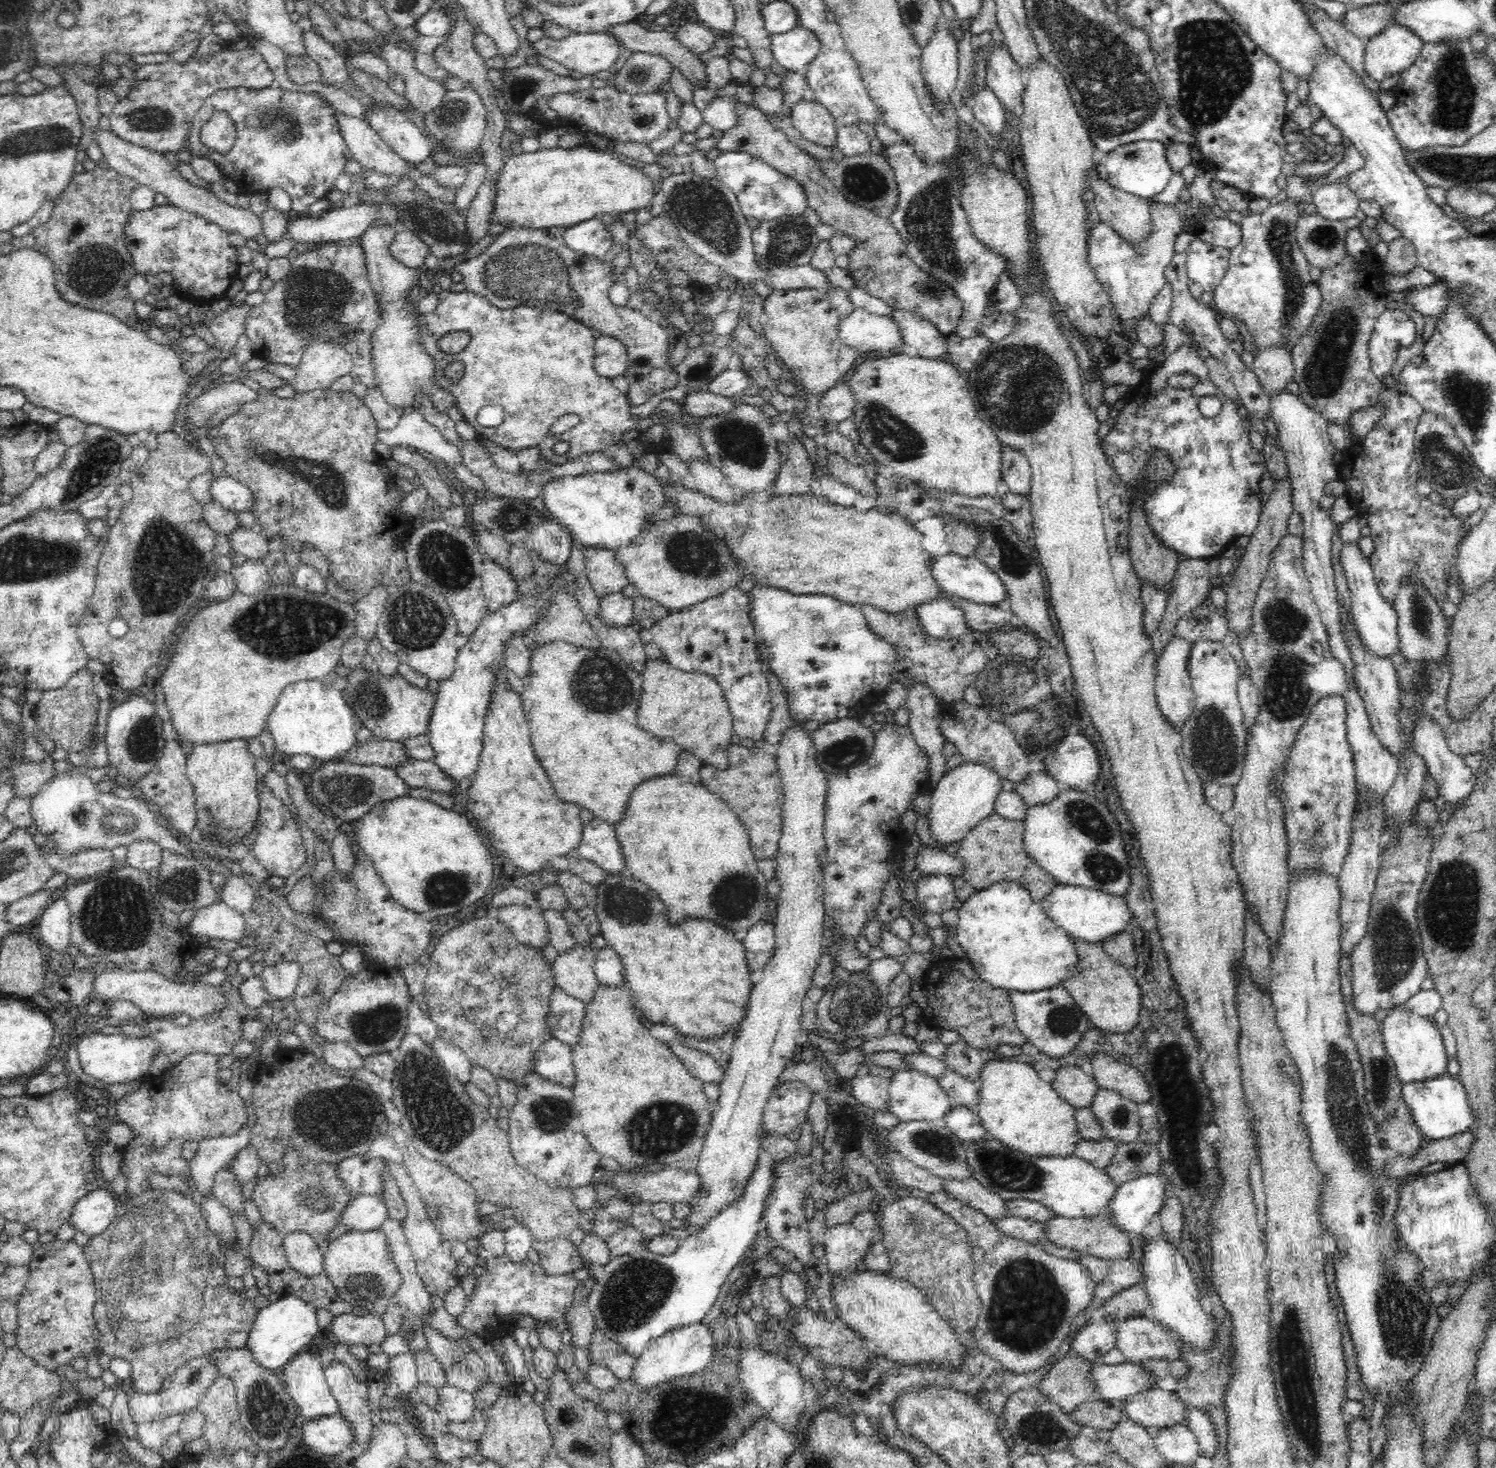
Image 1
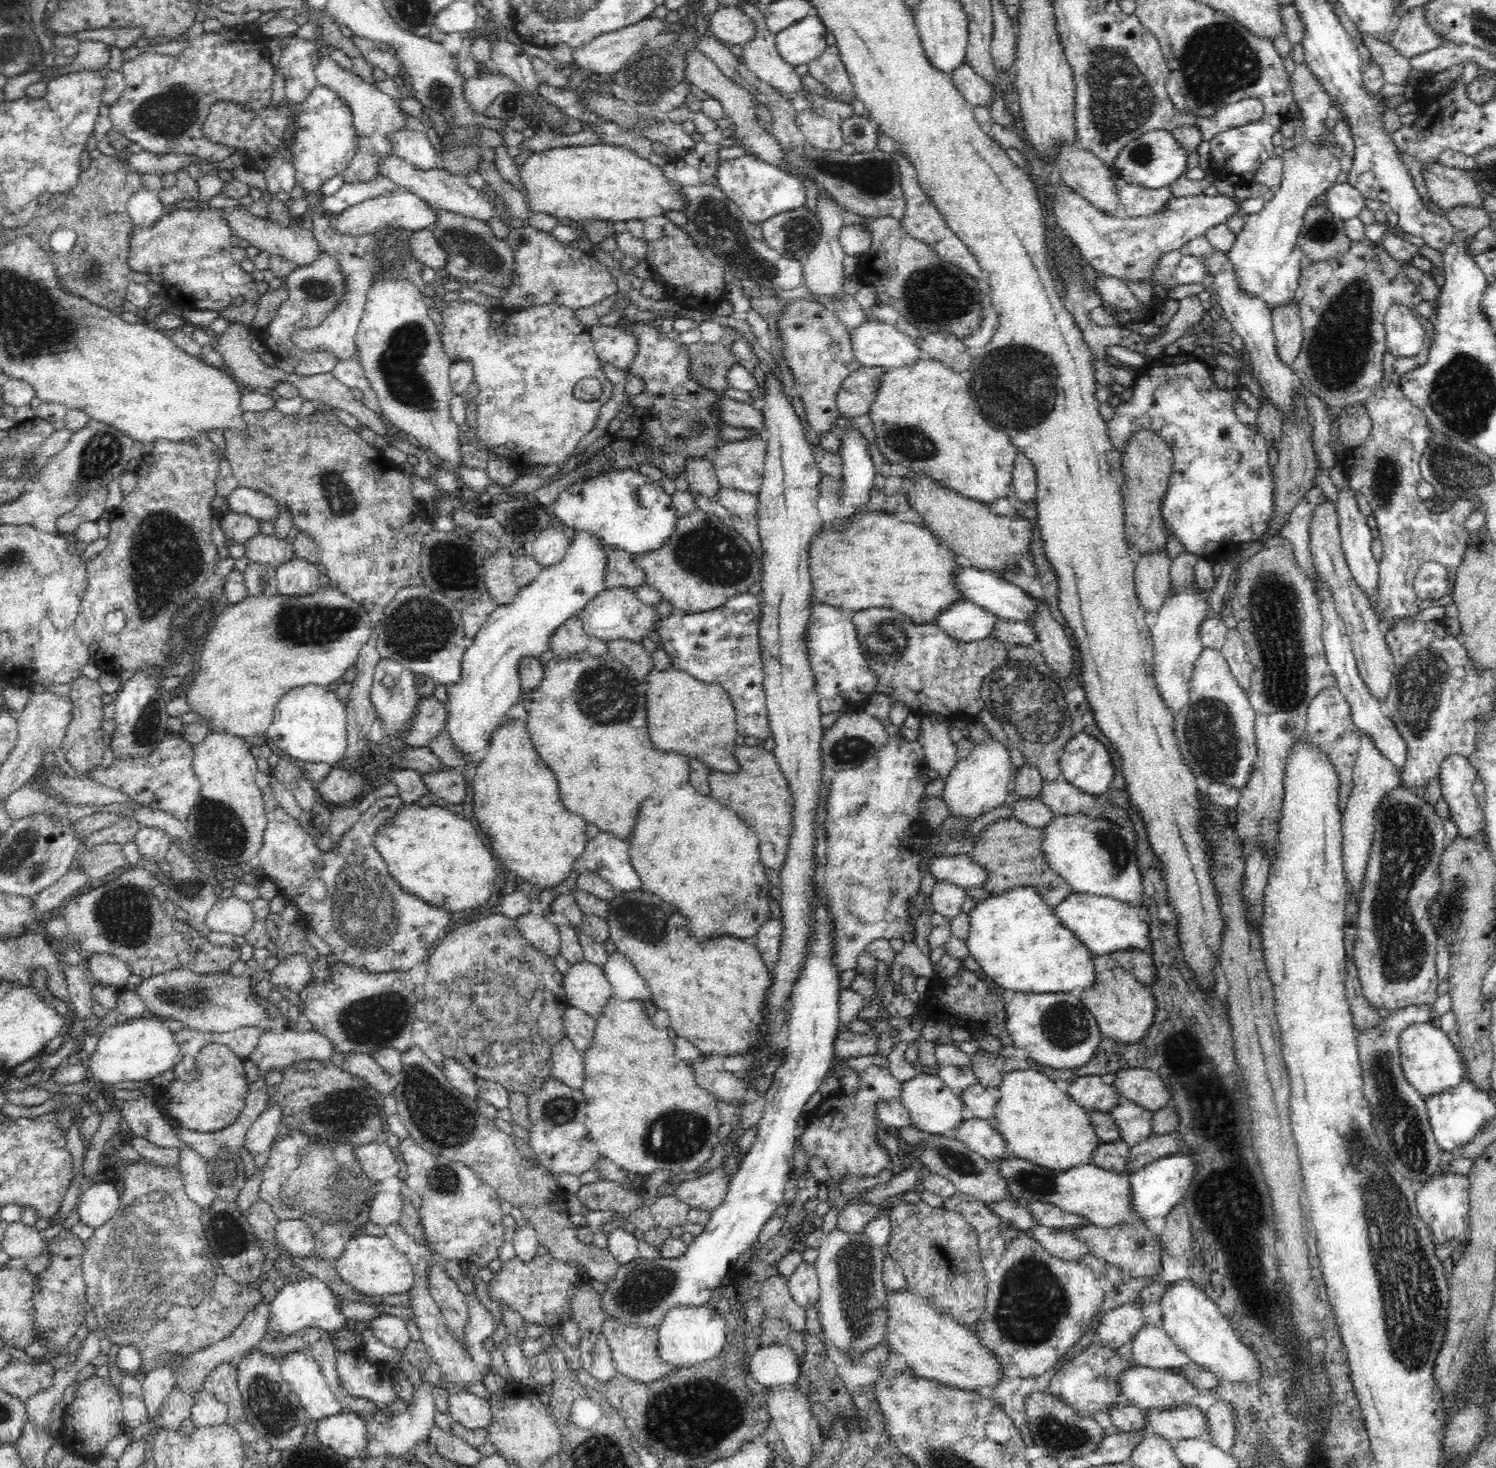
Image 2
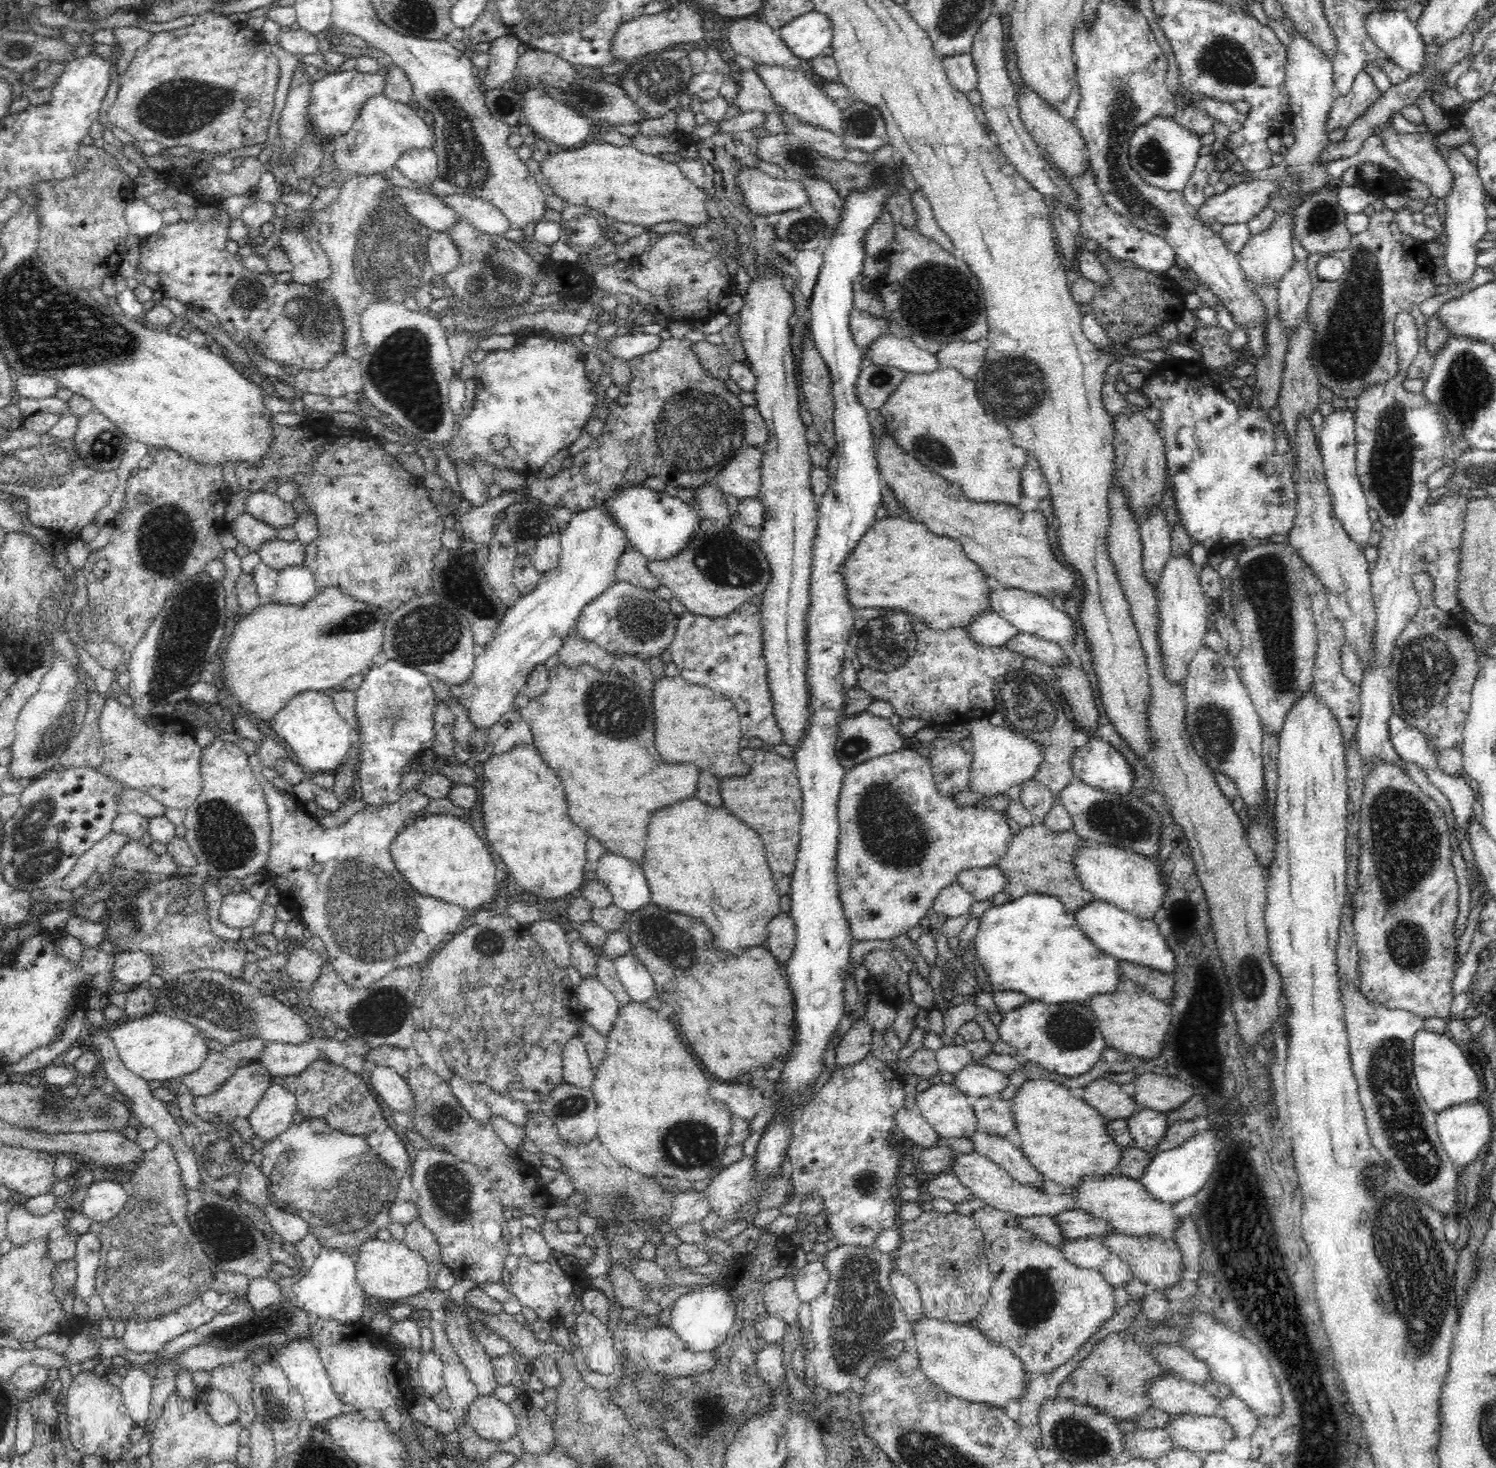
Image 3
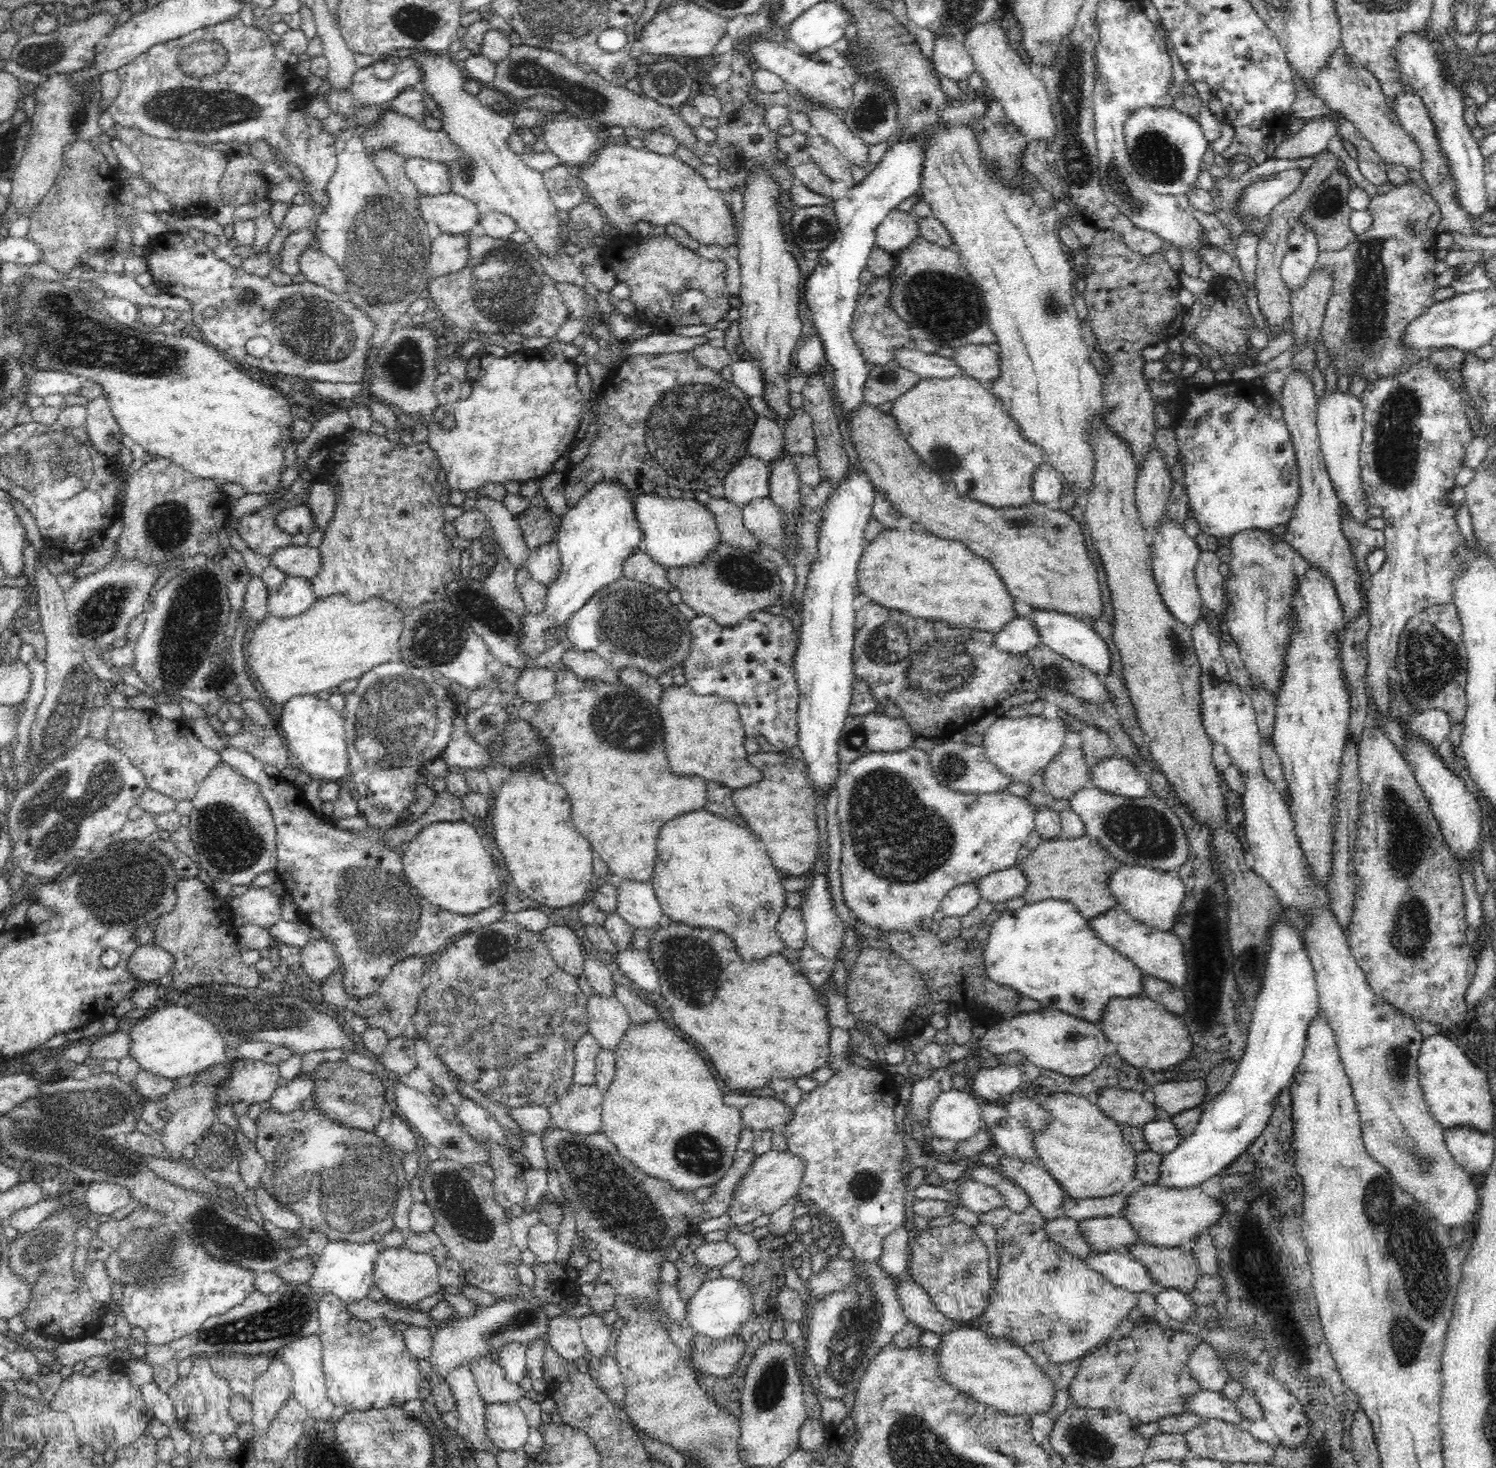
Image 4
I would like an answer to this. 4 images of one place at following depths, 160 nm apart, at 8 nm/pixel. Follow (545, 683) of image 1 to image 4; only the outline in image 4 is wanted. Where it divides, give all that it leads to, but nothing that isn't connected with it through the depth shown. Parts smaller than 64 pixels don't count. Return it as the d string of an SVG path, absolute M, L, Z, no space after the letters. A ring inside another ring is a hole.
M567 668L555 672L555 693L549 701L524 701L519 709L519 717L535 726L540 734L548 734L548 742L552 742L556 750L554 770L560 774L560 784L568 790L571 798L575 829L590 841L594 854L607 863L610 873L638 883L646 883L652 878L662 824L680 814L702 810L707 804L704 778L680 778L670 772L658 712L657 705L626 684L580 680ZM612 712L620 712L620 722L606 722Z

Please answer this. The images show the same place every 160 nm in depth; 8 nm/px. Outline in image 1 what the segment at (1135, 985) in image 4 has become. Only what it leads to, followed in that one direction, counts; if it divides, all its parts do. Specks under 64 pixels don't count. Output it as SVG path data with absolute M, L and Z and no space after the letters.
M1000 881L972 893L957 910L955 937L972 969L993 988L1037 992L1060 986L1080 974L1074 941L1044 914L1027 887Z

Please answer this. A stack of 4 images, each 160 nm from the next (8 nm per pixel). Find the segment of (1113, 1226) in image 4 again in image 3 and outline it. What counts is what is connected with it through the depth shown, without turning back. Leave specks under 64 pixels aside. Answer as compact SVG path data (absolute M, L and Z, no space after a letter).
M1083 1209L1071 1210L1071 1212L1055 1214L1056 1224L1062 1229L1063 1238L1085 1239L1090 1237L1102 1237L1106 1234L1114 1234L1114 1229L1101 1218L1096 1218Z

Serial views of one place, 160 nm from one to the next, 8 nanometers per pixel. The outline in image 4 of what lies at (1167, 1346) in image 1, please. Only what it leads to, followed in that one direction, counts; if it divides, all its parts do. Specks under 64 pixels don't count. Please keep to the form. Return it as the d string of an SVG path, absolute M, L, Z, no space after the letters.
M1200 1343L1187 1358L1191 1374L1204 1390L1219 1393L1230 1380L1225 1364L1217 1357L1217 1351L1208 1343Z

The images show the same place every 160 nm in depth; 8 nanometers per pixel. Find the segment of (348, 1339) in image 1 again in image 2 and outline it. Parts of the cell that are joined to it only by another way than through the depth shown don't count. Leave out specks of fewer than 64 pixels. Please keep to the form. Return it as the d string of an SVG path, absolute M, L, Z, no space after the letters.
M382 1314L375 1316L370 1321L354 1323L353 1326L357 1330L370 1327L372 1334L374 1334L380 1342L400 1350L404 1350L411 1341L406 1321L393 1315Z

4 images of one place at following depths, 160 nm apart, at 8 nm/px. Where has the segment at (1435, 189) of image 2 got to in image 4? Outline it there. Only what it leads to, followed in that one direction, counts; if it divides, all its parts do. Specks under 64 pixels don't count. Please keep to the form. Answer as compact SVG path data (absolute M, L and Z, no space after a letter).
M1338 43L1338 48L1330 55L1330 60L1312 76L1313 91L1322 98L1328 108L1340 113L1370 142L1386 164L1404 165L1409 170L1419 170L1422 162L1420 147L1400 125L1394 110L1388 105L1388 96L1383 93L1379 78L1372 70L1352 63L1352 56L1347 54L1345 44Z

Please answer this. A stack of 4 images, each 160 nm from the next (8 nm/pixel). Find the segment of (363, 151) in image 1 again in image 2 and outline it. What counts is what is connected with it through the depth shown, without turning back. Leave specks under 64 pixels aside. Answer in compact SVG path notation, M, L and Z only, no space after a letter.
M393 152L384 157L377 167L380 175L387 176L399 187L406 188L433 207L458 212L486 223L494 216L500 216L499 212L495 210L495 206L492 206L491 202L486 200L480 189L470 187L470 185L456 176L449 176L448 172L440 170L439 167L428 170L416 169L406 161L400 160L400 157L397 157Z

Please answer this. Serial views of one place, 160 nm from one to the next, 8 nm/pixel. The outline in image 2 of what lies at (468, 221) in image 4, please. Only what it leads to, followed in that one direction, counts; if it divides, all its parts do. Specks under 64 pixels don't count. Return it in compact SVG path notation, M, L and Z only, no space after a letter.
M394 188L392 192L378 194L374 198L369 198L350 206L341 213L329 215L332 225L346 235L356 235L360 233L370 233L376 231L377 227L390 225L402 226L404 230L426 229L435 221L435 212L430 204L420 197L412 194L406 188Z

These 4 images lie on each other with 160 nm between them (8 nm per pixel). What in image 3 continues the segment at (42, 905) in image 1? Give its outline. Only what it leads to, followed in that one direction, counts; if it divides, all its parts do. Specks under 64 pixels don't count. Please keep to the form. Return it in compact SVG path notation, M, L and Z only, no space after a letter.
M108 833L100 842L97 842L80 856L71 873L60 884L60 888L71 892L77 892L82 888L86 880L90 880L96 872L104 870L112 857L116 856L122 846L130 840L120 833Z

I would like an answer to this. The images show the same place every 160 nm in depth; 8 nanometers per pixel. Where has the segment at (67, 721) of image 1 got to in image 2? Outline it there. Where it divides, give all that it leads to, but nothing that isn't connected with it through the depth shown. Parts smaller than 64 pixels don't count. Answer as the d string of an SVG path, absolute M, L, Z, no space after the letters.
M80 675L71 682L69 697L72 701L71 719L68 723L66 736L61 746L66 759L76 771L88 771L100 766L104 756L104 744L102 743L103 695L106 692L100 687L98 679L92 680L85 675Z

